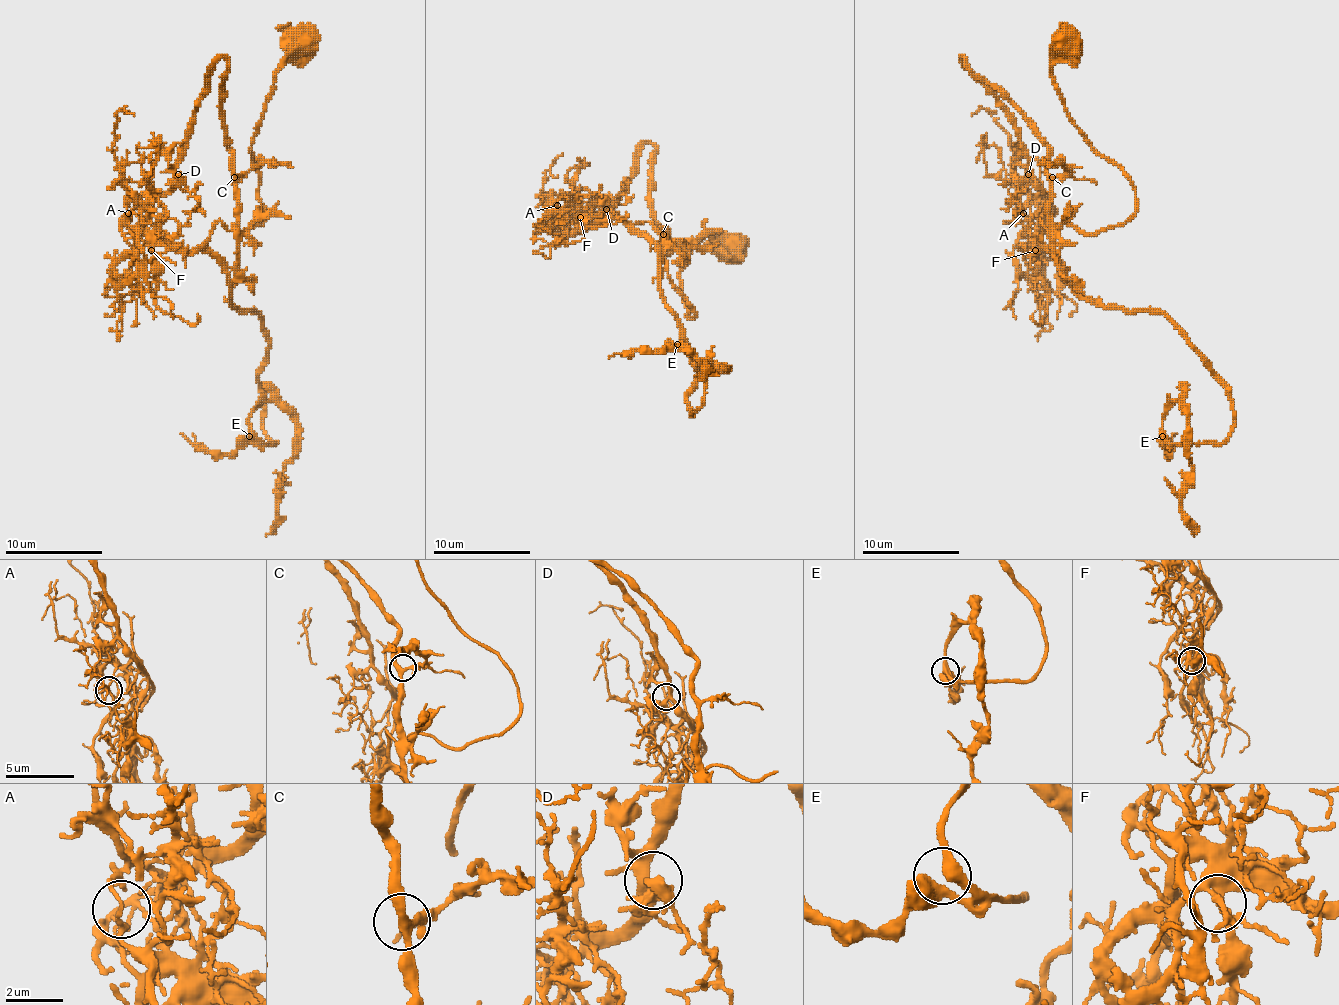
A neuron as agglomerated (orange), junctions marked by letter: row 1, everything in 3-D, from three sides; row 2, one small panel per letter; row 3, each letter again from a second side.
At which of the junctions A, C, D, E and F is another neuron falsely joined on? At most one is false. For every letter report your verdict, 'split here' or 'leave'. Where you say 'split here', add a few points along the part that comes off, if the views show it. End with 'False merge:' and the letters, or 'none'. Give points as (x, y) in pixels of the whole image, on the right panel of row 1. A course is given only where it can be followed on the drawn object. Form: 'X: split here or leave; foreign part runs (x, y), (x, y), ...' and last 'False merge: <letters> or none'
A: split here; foreign part runs (1023, 214), (1045, 192), (1035, 179), (1016, 118), (962, 57), (1047, 148), (1050, 248), (1055, 265), (1084, 294)
C: leave
D: leave
E: leave
F: leave
False merge: A

